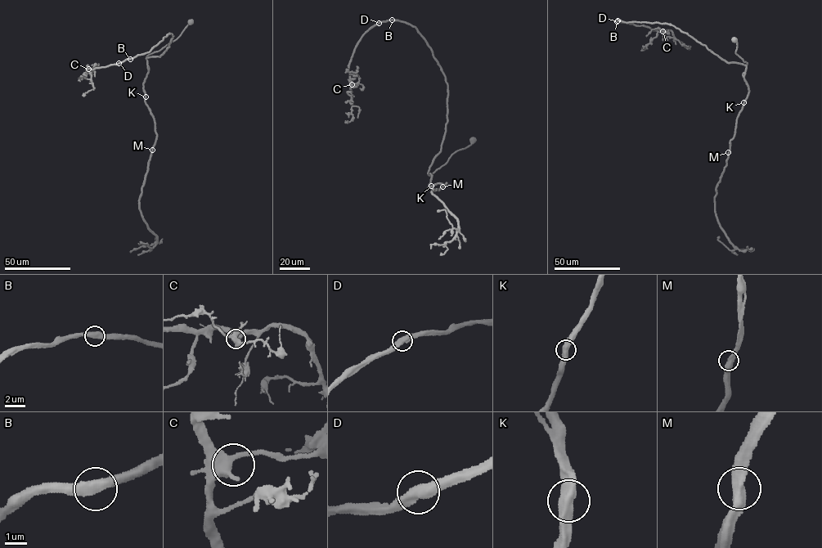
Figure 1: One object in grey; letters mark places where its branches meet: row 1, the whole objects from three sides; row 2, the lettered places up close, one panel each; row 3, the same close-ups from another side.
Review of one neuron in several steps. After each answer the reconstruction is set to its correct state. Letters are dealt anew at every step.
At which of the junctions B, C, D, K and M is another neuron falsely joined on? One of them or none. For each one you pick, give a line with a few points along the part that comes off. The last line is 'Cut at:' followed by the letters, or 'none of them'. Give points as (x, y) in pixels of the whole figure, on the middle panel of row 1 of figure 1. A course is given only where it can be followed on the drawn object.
Cut at: none of them

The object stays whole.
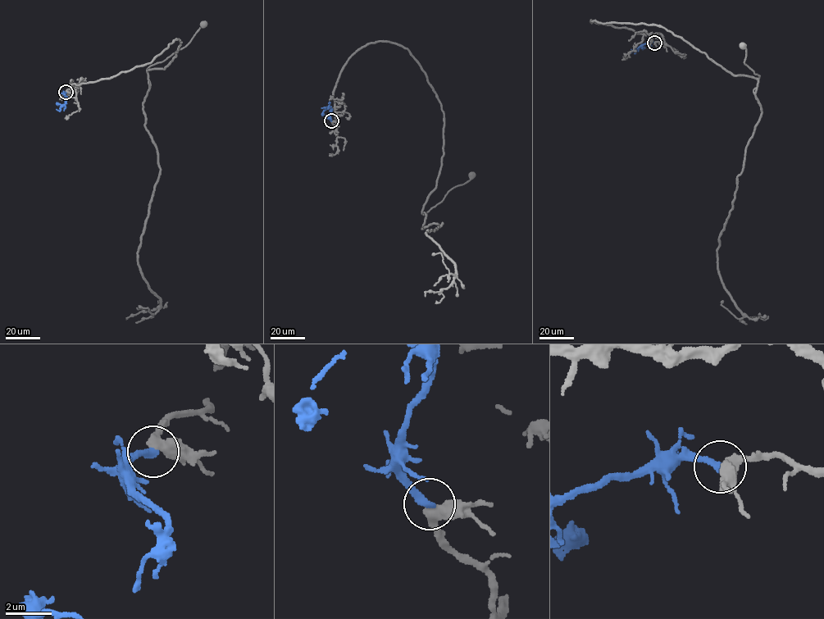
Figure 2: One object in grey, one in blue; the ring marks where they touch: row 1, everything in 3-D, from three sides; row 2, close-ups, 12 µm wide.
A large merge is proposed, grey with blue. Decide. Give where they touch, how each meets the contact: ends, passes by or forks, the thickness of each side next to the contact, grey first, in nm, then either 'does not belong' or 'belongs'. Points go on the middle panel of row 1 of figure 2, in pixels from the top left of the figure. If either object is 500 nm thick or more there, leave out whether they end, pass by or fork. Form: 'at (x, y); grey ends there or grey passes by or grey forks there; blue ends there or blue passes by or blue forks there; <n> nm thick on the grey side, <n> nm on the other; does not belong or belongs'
at (331, 120); grey passes by; blue ends there; 400 nm thick on the grey side, 320 nm on the other; does not belong

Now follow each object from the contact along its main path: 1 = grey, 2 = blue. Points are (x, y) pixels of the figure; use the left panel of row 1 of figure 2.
1: (66, 92), (71, 79), (71, 87), (151, 62), (179, 39), (164, 68), (147, 70), (184, 47), (204, 24)
2: (66, 92), (65, 103), (60, 111), (56, 109)

